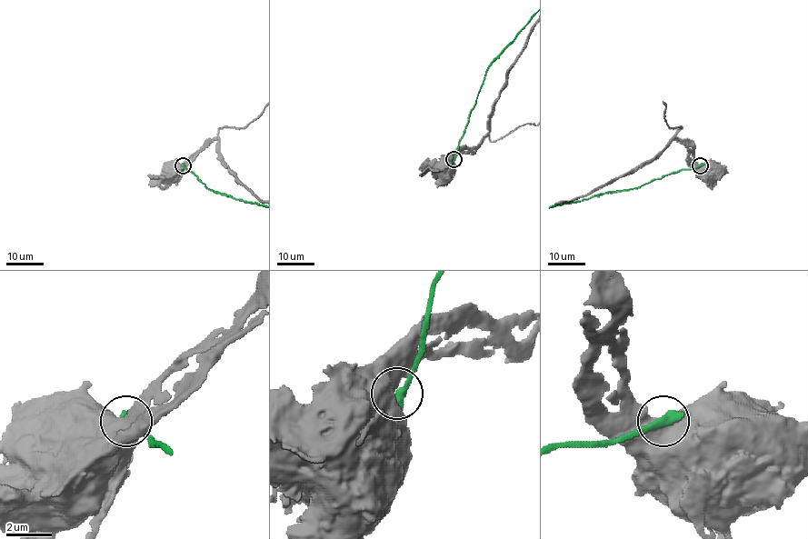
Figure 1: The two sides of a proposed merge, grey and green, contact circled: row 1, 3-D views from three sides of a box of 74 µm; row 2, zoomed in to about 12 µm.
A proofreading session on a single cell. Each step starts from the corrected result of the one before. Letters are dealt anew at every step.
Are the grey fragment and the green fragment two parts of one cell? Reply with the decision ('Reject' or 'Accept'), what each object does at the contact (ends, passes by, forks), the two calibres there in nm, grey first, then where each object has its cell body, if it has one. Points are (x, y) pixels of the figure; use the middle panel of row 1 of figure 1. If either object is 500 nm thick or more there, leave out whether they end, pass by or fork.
Reject. Thickness 1000 nm (grey) against 480 nm. Soma of grey: (445, 168). Soma of green: none

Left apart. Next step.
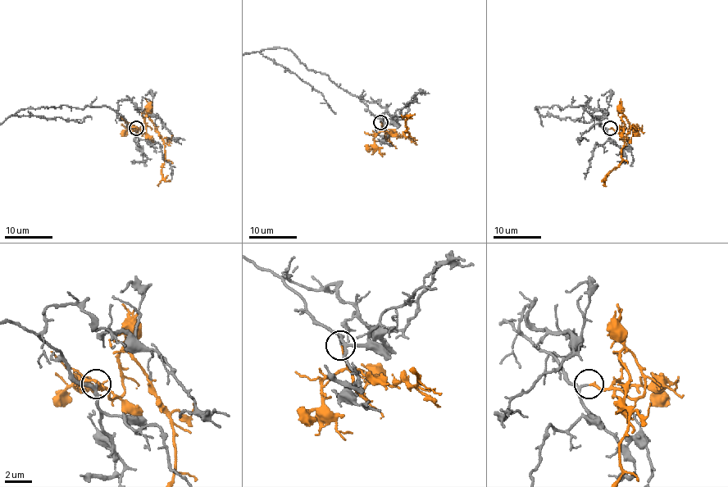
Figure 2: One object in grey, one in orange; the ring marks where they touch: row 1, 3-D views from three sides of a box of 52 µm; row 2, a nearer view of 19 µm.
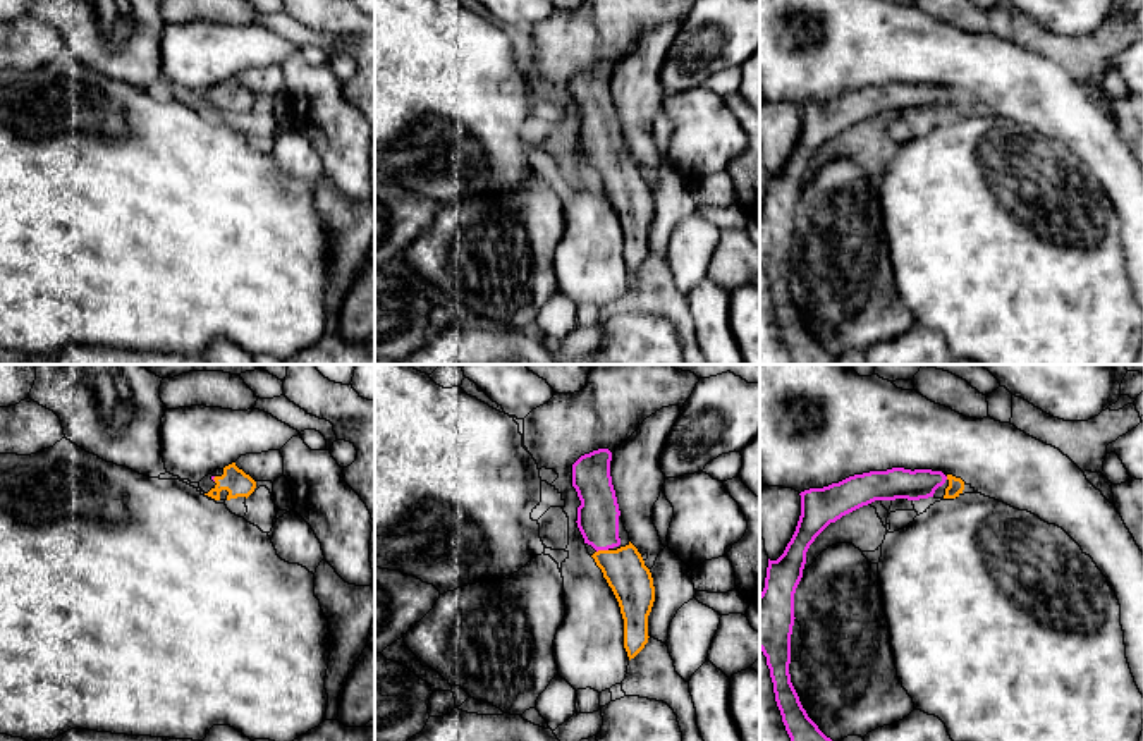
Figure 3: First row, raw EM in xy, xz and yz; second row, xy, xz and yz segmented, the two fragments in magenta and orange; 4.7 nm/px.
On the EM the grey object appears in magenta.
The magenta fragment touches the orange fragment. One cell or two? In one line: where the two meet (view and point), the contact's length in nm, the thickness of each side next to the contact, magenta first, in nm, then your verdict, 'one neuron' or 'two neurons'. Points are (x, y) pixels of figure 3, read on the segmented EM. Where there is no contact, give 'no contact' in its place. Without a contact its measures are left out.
contact xz (602, 549); length 60 nm; calibres 190 and 200 nm; one neuron

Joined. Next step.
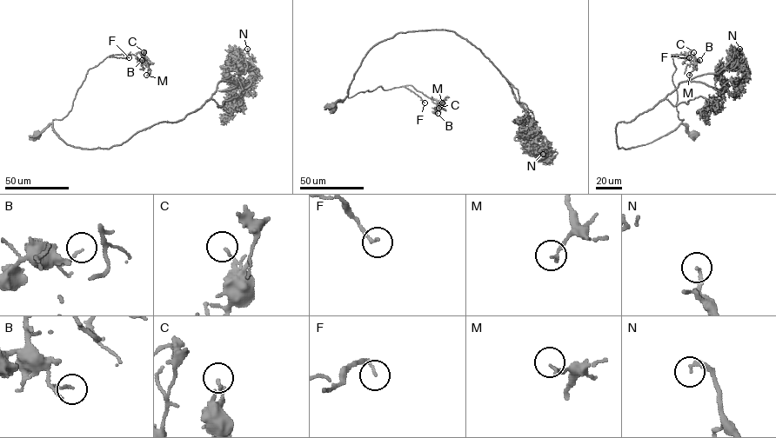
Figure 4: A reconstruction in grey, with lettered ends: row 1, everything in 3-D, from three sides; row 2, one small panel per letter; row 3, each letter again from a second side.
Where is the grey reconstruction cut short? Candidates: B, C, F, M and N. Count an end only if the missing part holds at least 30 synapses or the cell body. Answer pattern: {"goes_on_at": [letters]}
{"goes_on_at": ["F", "N"]}

